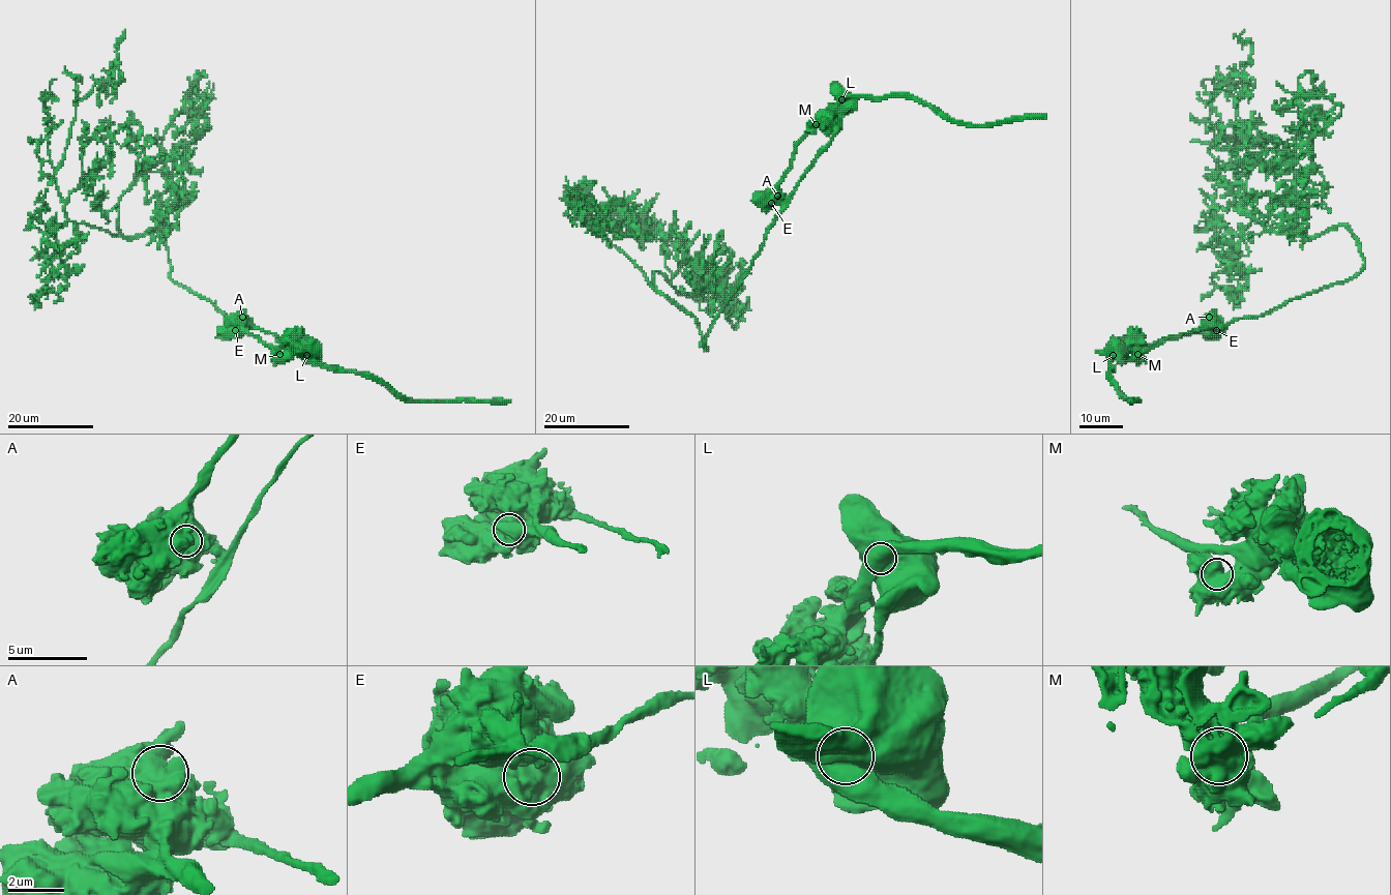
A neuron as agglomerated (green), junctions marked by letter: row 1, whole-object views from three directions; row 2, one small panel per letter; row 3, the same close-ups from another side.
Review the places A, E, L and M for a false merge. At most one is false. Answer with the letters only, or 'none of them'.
L

